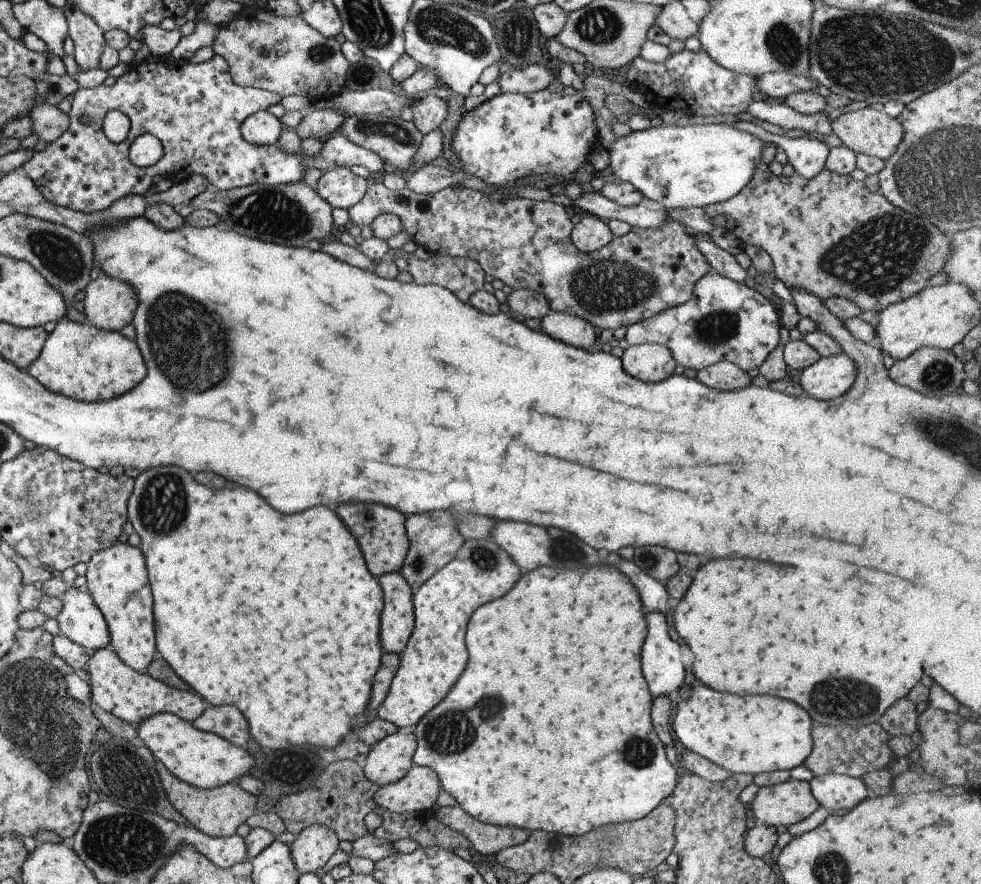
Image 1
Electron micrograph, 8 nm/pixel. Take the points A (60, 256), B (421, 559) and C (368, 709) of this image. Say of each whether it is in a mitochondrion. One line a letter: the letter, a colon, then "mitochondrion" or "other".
A: mitochondrion
B: mitochondrion
C: other

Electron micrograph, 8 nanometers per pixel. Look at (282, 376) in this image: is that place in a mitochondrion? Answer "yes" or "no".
no

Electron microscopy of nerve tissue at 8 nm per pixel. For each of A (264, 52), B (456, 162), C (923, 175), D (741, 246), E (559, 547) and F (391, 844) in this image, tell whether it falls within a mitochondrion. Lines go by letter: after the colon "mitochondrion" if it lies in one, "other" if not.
A: other
B: other
C: mitochondrion
D: other
E: mitochondrion
F: other

